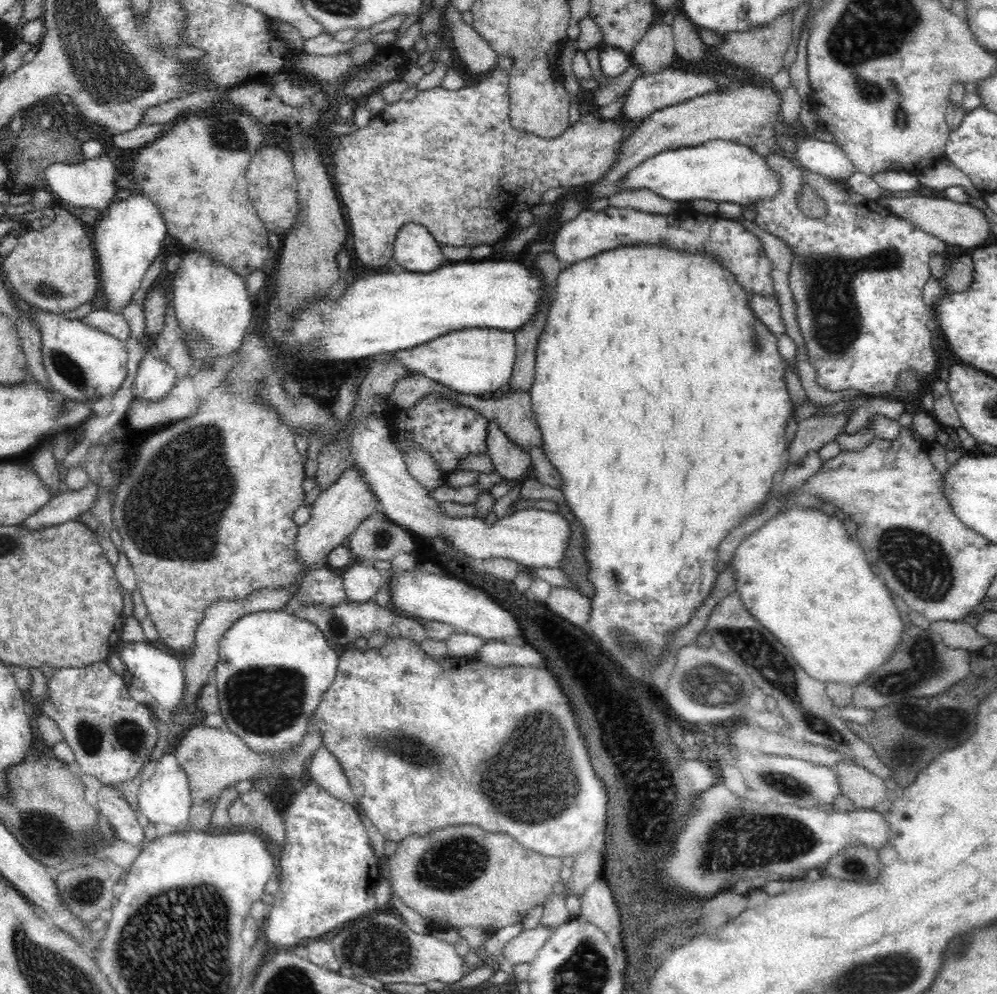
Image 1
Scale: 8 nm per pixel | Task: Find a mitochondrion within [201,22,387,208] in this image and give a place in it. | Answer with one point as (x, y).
(226, 134)

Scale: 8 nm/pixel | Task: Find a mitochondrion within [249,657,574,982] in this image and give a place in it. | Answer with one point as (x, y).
(372, 947)

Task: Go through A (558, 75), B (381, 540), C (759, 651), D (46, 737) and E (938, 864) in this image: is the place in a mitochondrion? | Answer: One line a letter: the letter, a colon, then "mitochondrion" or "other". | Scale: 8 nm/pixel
A: other
B: mitochondrion
C: mitochondrion
D: other
E: other

